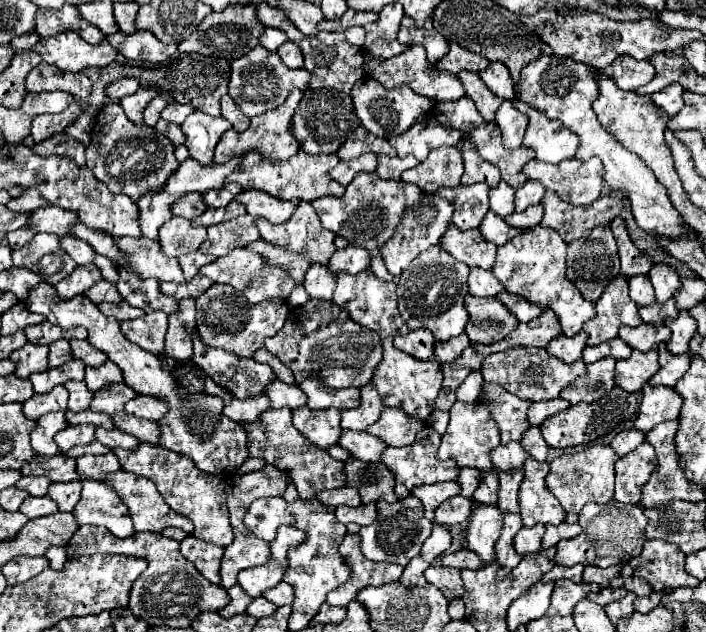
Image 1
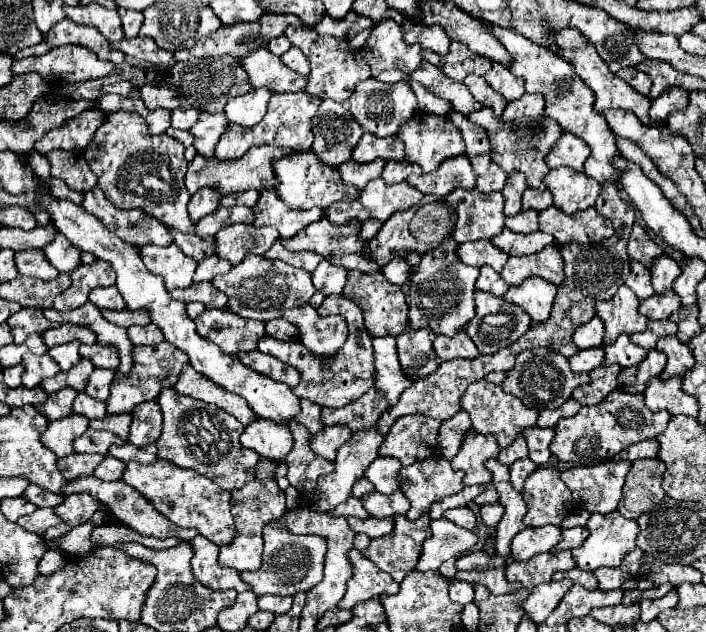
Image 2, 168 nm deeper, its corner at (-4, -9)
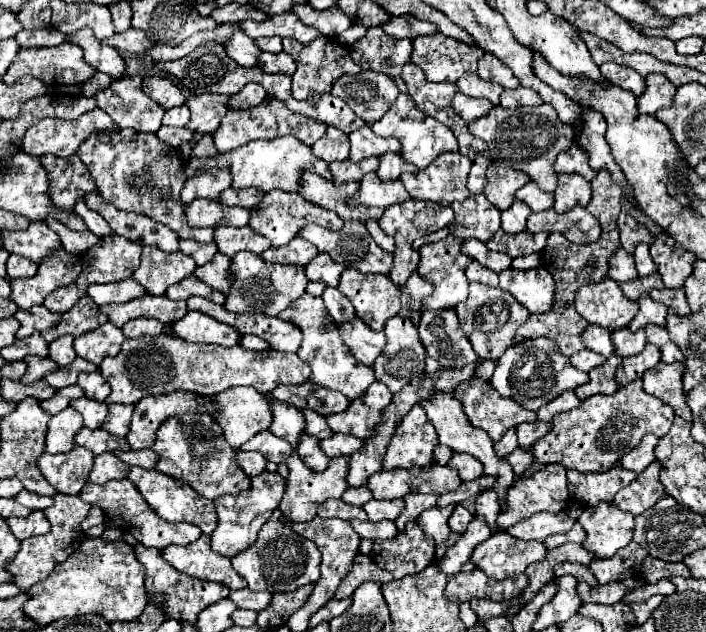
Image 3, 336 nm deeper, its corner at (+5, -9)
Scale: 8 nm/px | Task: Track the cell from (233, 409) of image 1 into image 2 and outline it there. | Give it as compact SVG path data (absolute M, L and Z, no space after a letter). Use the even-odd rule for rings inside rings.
M255 418L241 434L241 444L259 452L265 460L281 460L293 446L289 428L275 420Z

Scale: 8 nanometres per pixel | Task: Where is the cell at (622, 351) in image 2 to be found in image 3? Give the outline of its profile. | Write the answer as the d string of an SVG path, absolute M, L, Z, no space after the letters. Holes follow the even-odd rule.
M620 328L612 332L612 340L616 340L616 354L618 356L632 356L644 350L646 346L646 332L644 328L632 332L628 328Z

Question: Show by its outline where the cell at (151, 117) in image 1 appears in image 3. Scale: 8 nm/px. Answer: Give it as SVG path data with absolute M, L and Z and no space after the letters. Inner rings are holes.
M124 76L120 80L112 82L106 90L96 92L94 98L98 102L98 108L108 112L120 128L134 128L136 132L158 132L158 128L162 126L164 108L160 108L158 102L154 102L150 96L146 96L142 92L142 78L140 76Z

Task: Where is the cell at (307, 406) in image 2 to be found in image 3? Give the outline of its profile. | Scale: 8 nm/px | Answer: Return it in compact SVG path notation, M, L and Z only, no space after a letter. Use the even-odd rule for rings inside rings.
M302 410L306 416L306 432L316 436L318 440L330 438L334 432L330 430L330 426L326 424L326 418L320 418L320 414L312 414L312 410Z

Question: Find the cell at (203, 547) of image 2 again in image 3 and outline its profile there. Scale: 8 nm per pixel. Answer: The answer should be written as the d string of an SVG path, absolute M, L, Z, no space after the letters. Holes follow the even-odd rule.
M202 534L196 542L190 546L168 546L162 550L162 556L166 562L170 562L178 572L184 572L188 576L220 582L228 586L230 590L240 590L246 586L244 578L236 574L230 560L222 554L214 552L208 542L210 536Z

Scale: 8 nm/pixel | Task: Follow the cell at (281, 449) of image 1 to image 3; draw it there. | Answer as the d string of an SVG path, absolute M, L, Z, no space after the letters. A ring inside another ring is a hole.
M302 434L300 438L300 446L296 448L296 452L300 454L300 458L304 460L304 464L316 472L324 472L330 464L330 458L320 450L318 446L318 440L308 436L308 434Z

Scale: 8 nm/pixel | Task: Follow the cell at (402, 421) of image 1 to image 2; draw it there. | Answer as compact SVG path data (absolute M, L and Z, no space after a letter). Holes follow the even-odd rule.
M423 414L399 416L379 446L379 454L397 458L403 466L429 458L437 450L439 426L441 422Z

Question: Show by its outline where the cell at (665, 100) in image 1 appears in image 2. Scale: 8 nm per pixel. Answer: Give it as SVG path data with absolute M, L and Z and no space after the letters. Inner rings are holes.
M669 88L665 90L665 94L661 94L657 100L651 102L649 116L655 122L665 122L669 114L677 110L685 110L685 106L687 106L687 92L681 88Z

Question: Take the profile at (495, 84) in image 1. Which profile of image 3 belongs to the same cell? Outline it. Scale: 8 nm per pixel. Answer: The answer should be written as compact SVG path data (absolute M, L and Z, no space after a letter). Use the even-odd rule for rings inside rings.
M486 52L480 58L480 62L478 62L478 76L484 78L484 80L492 80L492 82L496 82L496 84L500 84L504 88L510 88L510 90L520 86L518 78L512 74L512 70L504 62L500 62L494 54L490 54L490 52Z

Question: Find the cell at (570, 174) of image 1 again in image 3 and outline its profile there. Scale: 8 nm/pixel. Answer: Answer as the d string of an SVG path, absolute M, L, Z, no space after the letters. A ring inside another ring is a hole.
M558 174L558 188L554 196L556 212L568 212L574 206L586 206L592 198L590 182L586 182L580 174Z

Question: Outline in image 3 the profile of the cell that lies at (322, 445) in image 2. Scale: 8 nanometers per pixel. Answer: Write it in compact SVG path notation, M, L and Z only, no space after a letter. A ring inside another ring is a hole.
M334 434L332 438L326 438L320 442L320 448L324 450L324 454L328 454L330 458L338 458L338 456L352 456L354 452L360 452L364 442L360 442L358 438L352 438L348 434Z

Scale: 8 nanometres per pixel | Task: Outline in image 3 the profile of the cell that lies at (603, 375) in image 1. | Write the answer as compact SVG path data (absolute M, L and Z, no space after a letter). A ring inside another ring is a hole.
M612 356L604 362L604 366L596 368L590 372L590 380L582 386L578 386L574 392L580 400L586 400L594 394L612 394L620 388L620 384L616 382L616 368L620 366L622 358L620 356Z

